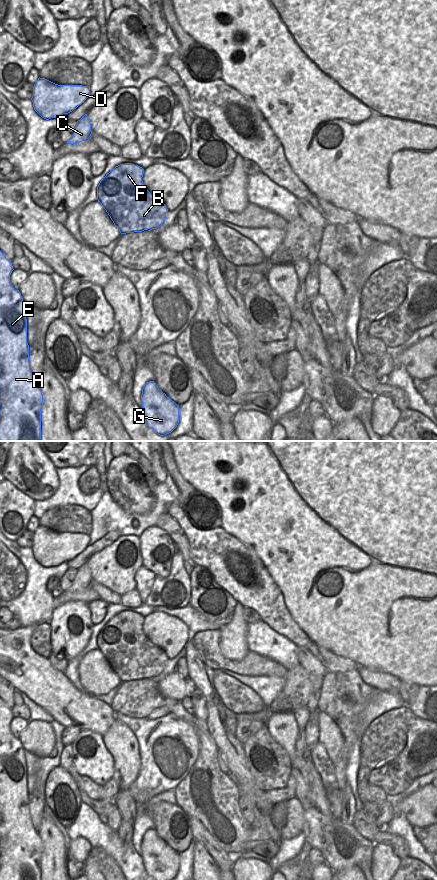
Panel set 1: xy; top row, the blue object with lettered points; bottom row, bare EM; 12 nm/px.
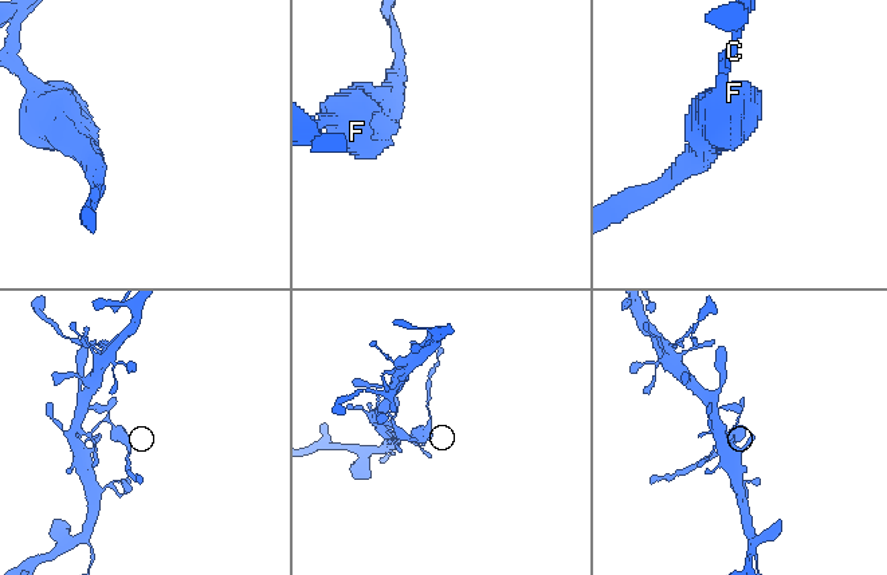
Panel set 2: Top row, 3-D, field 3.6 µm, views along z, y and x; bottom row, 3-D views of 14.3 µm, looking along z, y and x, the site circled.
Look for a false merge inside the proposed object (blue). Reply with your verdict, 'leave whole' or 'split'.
split

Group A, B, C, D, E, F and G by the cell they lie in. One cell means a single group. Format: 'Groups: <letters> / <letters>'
Groups: A C D E G / B F

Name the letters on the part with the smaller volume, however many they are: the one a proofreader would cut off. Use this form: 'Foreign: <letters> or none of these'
Foreign: B, F

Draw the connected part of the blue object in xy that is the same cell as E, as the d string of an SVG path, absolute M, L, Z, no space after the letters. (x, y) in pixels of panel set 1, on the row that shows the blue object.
M0 251L0 441L41 441L43 395L30 370L25 303L10 283L13 270L11 261Z

